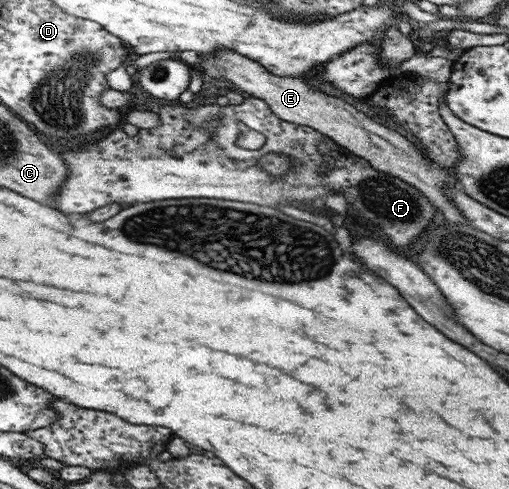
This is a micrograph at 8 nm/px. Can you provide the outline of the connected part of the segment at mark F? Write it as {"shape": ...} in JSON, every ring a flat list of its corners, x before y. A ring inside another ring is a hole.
{"shape":[[248,96,240,105,203,105,195,109,180,106,163,106,157,112,159,124,153,128,139,129,138,133,129,137,121,128,115,128,105,133,100,139,81,146,63,148,59,157,67,165,66,177,61,187,55,193,51,207,63,213,87,213,97,207,111,202,122,206,133,203,147,203,161,201,161,199,183,199,183,197,207,197,207,199,227,199,227,201,241,201,241,203,255,203,255,205,295,205,310,209,311,207,324,207,323,199,329,191,339,192,343,195,347,207,359,213,359,217,367,219,371,225,381,227,389,241,395,247,407,247,413,237,417,237,433,217,433,205,429,205,427,197,419,193,415,187,388,175,379,173,368,162,356,154,348,152,337,145,326,135,312,130,305,125,297,125,279,119,269,110,269,107,259,98],[219,120,219,127,213,133,203,129,203,122],[237,121,245,127,261,133,265,142,257,150,244,149,235,144,239,135],[269,152,283,152,291,158,291,167,285,171,281,178,271,178,267,171,259,165,259,158]]}

